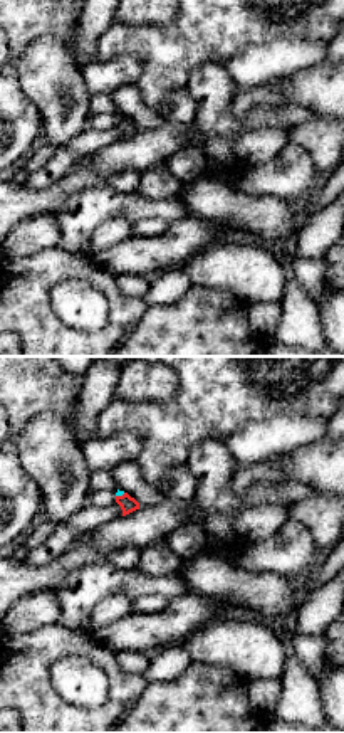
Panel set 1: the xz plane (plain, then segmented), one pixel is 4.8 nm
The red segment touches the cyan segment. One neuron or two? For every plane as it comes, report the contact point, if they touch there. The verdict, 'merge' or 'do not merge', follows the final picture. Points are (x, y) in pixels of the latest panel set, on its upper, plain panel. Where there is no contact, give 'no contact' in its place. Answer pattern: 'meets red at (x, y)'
meets red at (119, 120)

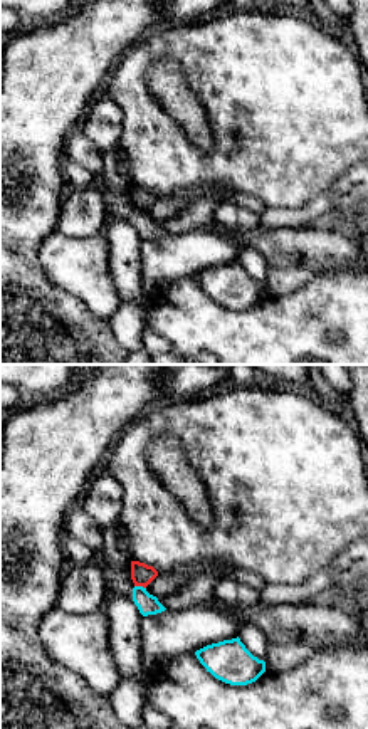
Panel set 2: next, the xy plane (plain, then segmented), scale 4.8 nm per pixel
meets red at (140, 209)

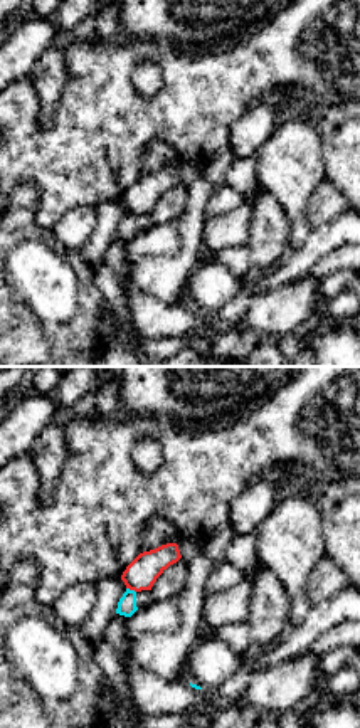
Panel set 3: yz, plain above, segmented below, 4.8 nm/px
meets red at (132, 212)

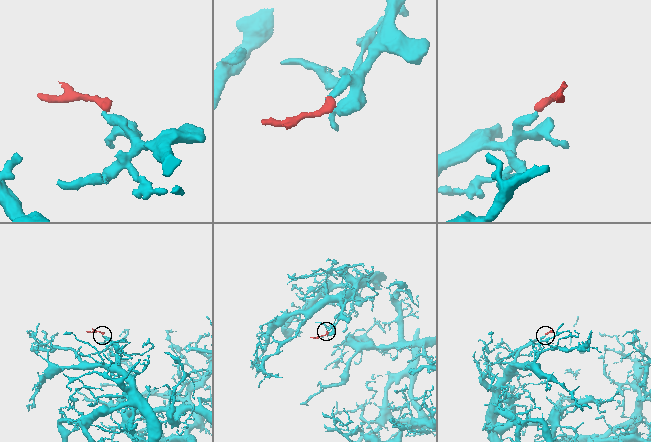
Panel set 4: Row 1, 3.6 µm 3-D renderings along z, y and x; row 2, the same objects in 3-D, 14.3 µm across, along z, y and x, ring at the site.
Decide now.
do not merge

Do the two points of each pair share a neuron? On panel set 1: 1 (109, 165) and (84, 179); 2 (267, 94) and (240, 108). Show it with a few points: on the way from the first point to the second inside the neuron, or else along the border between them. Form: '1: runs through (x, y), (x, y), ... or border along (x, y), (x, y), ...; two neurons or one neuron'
1: runs through (103, 165), (91, 172); one neuron
2: runs through (260, 94), (247, 101); one neuron

